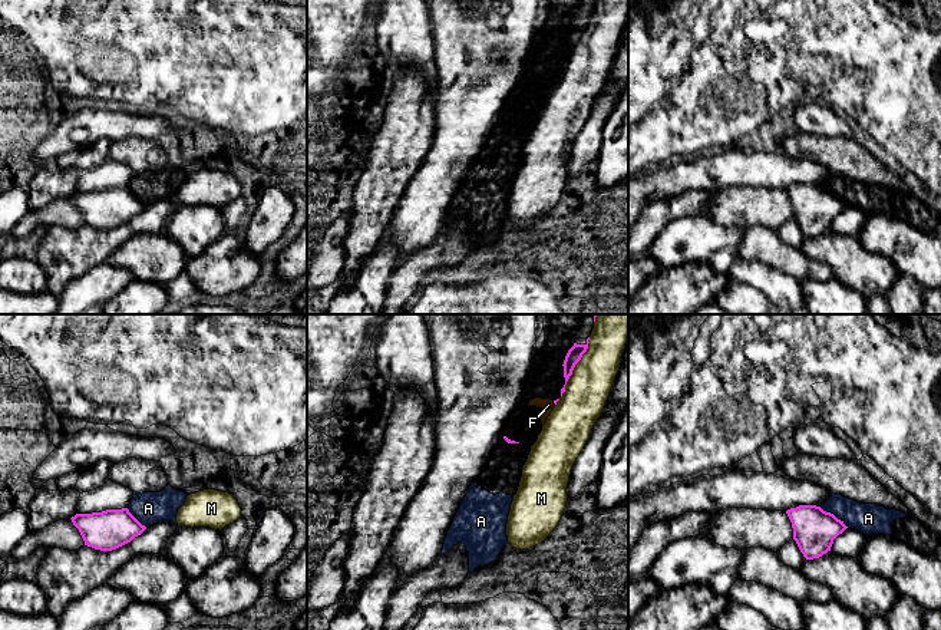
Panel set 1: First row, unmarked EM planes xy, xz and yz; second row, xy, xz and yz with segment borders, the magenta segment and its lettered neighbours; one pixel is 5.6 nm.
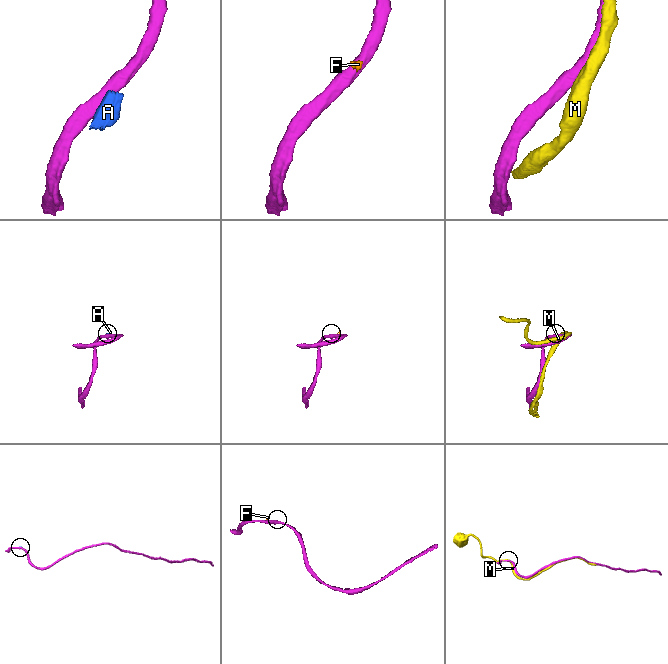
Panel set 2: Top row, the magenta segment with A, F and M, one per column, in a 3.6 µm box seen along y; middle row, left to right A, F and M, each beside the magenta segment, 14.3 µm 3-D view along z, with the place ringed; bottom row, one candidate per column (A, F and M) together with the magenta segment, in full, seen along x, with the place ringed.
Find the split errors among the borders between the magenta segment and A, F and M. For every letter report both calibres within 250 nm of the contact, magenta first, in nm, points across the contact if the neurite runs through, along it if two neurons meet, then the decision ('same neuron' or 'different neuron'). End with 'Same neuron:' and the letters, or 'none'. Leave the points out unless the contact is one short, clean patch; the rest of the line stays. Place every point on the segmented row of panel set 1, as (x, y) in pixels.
A: calibres 240 and 170 nm; different neuron
F: calibres 20 and 70 nm; border xz (552, 401), (555, 403); different neuron
M: calibres 90 and 240 nm; different neuron
Same neuron: none

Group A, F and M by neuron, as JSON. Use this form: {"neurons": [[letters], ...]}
{"neurons": [["A", "F"], ["M"]]}

